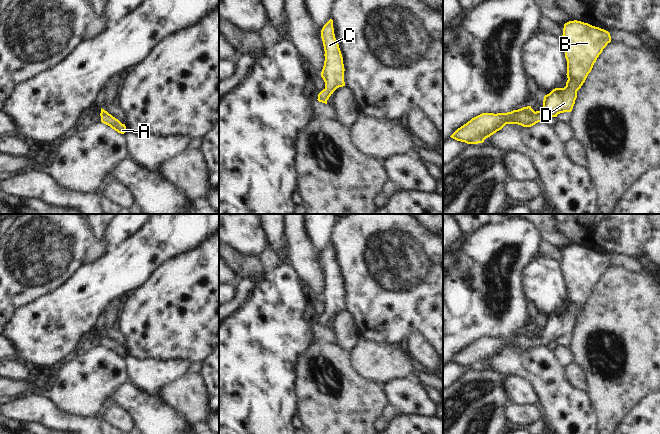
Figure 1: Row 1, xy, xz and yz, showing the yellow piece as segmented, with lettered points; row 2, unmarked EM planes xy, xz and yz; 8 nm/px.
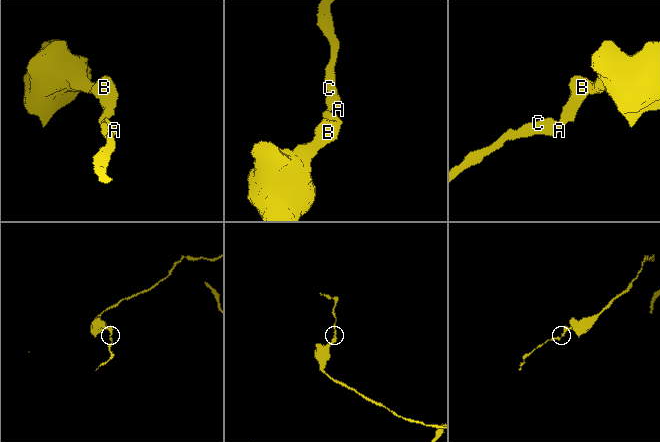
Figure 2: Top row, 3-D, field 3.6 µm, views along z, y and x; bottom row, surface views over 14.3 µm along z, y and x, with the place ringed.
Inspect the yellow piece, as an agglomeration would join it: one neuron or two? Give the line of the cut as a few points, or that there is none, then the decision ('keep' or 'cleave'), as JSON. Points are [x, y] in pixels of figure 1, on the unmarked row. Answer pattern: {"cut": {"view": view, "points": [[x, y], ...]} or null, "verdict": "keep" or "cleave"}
{"cut": null, "verdict": "keep"}

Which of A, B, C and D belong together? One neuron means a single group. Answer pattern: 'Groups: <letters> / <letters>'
Groups: A B C D.

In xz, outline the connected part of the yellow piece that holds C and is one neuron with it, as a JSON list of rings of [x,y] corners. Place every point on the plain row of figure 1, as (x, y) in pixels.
[[[332,243],[323,250],[321,262],[325,275],[321,301],[325,306],[325,312],[318,318],[317,324],[327,328],[327,324],[333,316],[337,312],[345,310],[343,281],[335,262]]]

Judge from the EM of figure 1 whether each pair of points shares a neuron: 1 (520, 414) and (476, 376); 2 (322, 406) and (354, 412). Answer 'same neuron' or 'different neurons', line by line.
1: different neurons
2: same neuron

